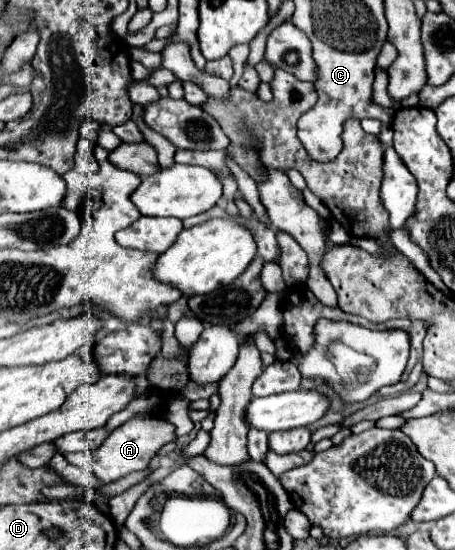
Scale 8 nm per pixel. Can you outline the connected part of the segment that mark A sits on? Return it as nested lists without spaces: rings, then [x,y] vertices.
[[[139,415],[133,417],[131,421],[127,421],[125,425],[117,427],[107,441],[93,451],[93,461],[91,461],[91,469],[95,471],[95,475],[103,481],[103,483],[111,483],[117,481],[133,471],[141,471],[149,465],[149,461],[153,459],[153,455],[169,441],[175,439],[173,435],[175,427],[171,423],[167,423],[161,417],[153,417],[153,415]]]

